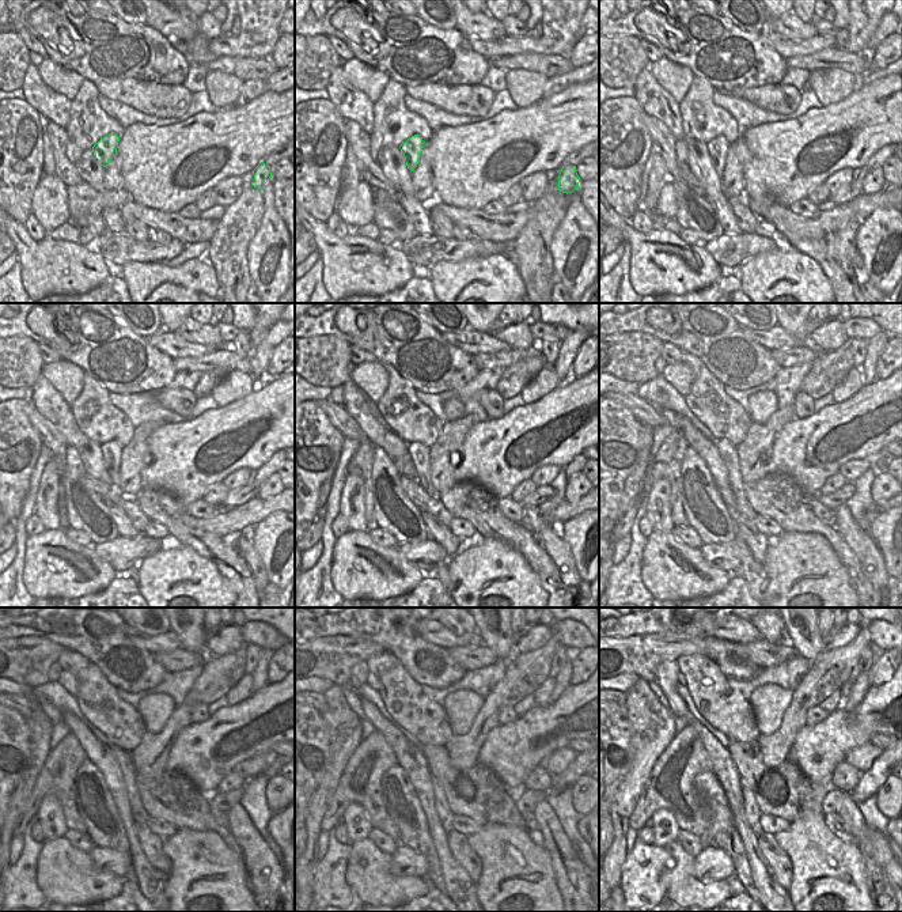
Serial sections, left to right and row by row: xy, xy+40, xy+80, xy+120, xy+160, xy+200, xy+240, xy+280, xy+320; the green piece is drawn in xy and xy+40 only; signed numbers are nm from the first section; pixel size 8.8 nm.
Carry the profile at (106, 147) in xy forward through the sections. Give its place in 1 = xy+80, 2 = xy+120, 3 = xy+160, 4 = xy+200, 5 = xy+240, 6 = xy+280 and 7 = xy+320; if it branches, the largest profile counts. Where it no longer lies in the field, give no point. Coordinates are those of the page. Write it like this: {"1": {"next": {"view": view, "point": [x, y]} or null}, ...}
{"1": {"next": {"view": "xy+80", "point": [717, 148]}}, "2": {"next": {"view": "xy+120", "point": [112, 451]}}, "3": {"next": {"view": "xy+160", "point": [419, 453]}}, "4": {"next": {"view": "xy+200", "point": [728, 454]}}, "5": {"next": {"view": "xy+240", "point": [122, 757]}}, "6": {"next": {"view": "xy+280", "point": [442, 808]}}, "7": {"next": {"view": "xy+320", "point": [751, 812]}}}

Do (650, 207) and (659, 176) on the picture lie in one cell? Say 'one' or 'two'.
one

